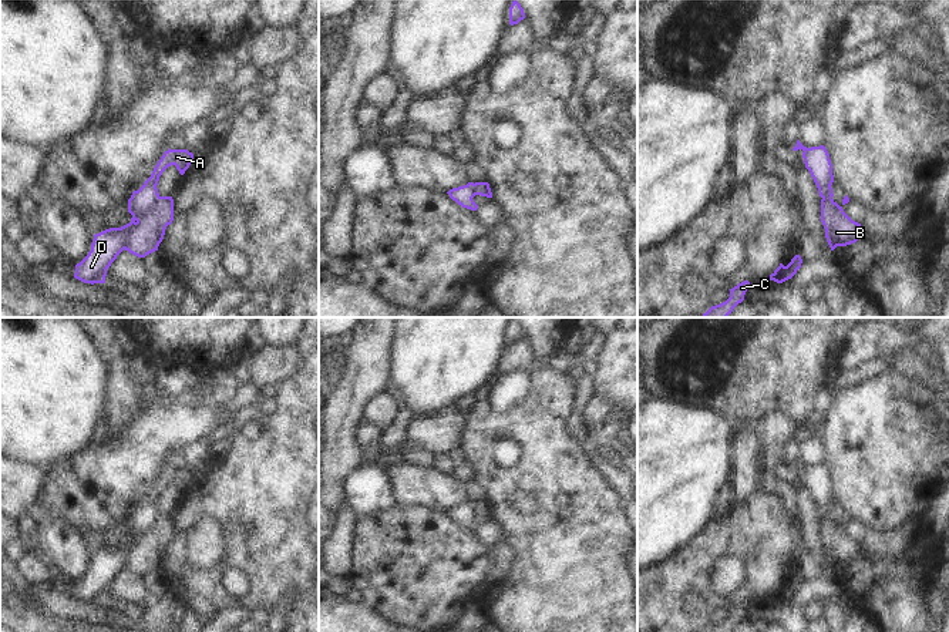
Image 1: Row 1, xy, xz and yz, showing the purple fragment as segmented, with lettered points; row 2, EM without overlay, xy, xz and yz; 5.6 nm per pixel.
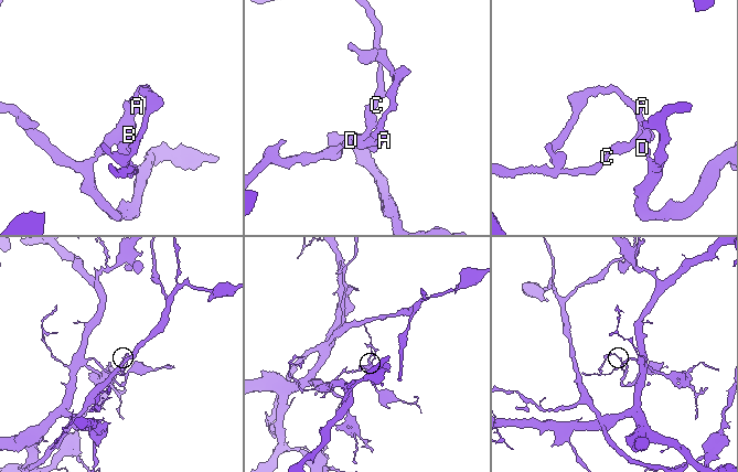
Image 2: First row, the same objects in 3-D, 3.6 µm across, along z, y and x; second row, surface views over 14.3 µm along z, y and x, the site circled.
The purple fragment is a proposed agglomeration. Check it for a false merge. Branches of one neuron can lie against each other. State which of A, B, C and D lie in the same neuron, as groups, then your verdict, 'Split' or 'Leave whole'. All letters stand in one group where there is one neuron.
Groups: A D / B C. Split.

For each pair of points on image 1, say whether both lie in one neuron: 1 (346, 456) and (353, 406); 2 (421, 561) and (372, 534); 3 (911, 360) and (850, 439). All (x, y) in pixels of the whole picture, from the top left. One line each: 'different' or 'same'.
1: same
2: same
3: different

